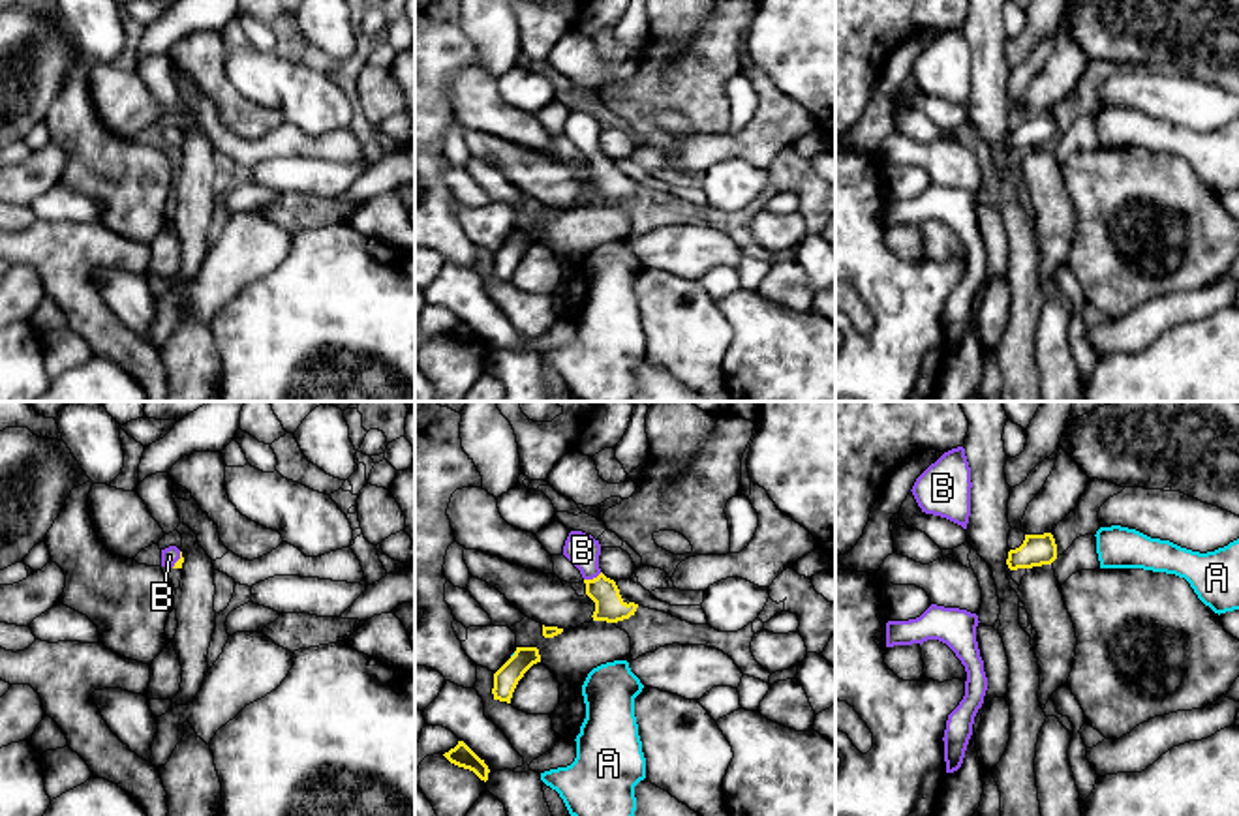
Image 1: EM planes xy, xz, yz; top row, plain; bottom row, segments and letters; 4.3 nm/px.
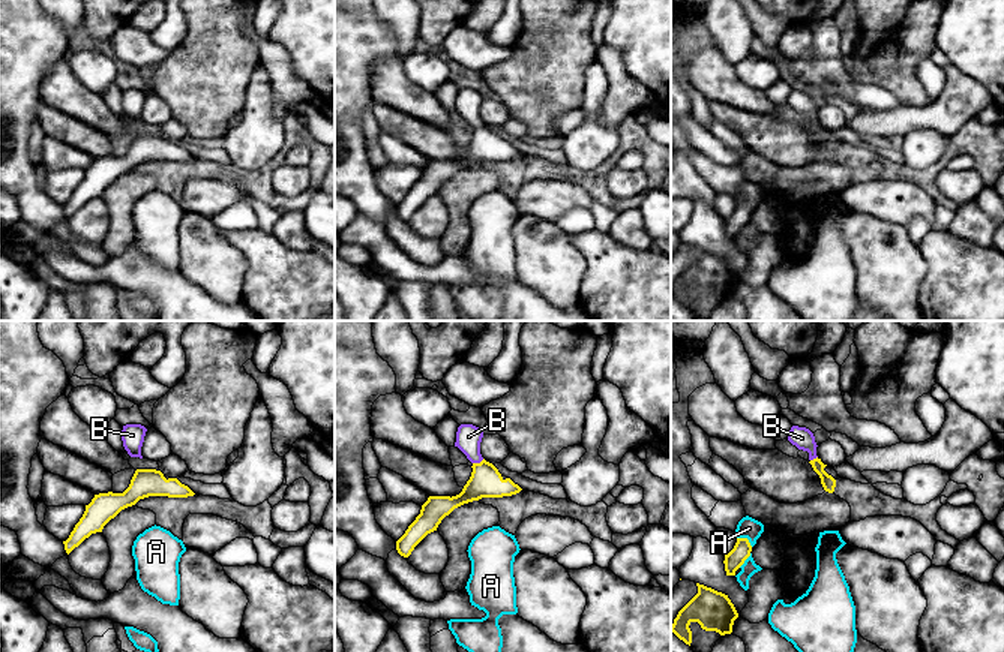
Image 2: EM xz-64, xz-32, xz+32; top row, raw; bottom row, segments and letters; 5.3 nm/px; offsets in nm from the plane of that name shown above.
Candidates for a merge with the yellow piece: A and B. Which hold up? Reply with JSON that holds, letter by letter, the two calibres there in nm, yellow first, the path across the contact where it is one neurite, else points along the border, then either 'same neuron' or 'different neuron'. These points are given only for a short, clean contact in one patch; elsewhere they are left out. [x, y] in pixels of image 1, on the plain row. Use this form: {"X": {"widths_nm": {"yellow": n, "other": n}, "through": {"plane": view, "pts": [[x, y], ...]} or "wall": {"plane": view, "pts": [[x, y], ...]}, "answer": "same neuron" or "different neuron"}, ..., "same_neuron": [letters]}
{"A": {"widths_nm": {"yellow": 110, "other": 20}, "answer": "different neuron"}, "B": {"widths_nm": {"yellow": 130, "other": 150}, "through": {"plane": "xz", "pts": [[609, 184], [607, 175], [594, 158], [582, 130]]}, "answer": "same neuron"}, "same_neuron": ["B"]}

